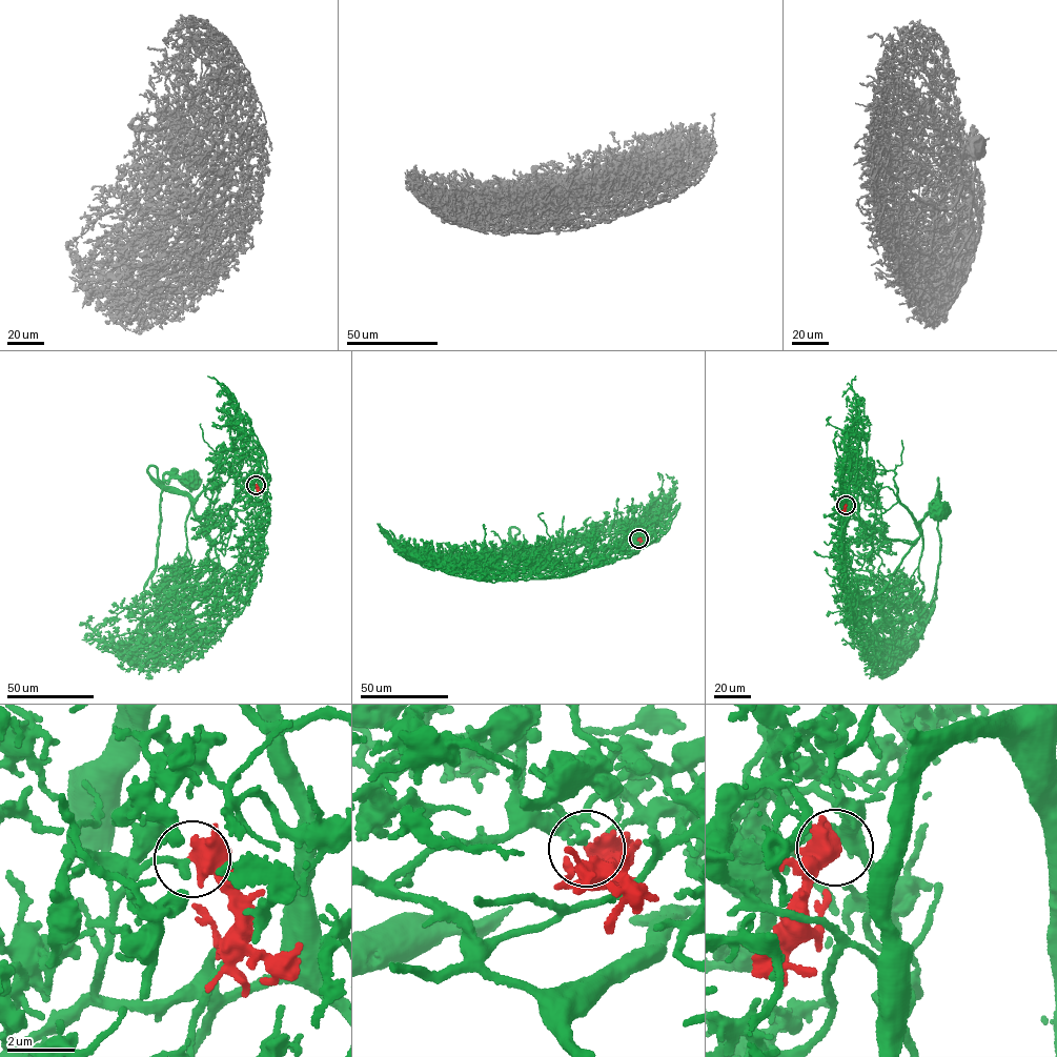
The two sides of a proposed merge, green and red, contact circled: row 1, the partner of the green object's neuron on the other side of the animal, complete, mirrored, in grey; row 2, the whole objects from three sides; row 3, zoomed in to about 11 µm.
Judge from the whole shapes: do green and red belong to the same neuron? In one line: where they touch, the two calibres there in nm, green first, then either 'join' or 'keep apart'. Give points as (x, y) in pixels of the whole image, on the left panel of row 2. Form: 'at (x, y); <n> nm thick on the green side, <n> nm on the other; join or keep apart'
at (256, 485); 280 nm thick on the green side, 460 nm on the other; join

